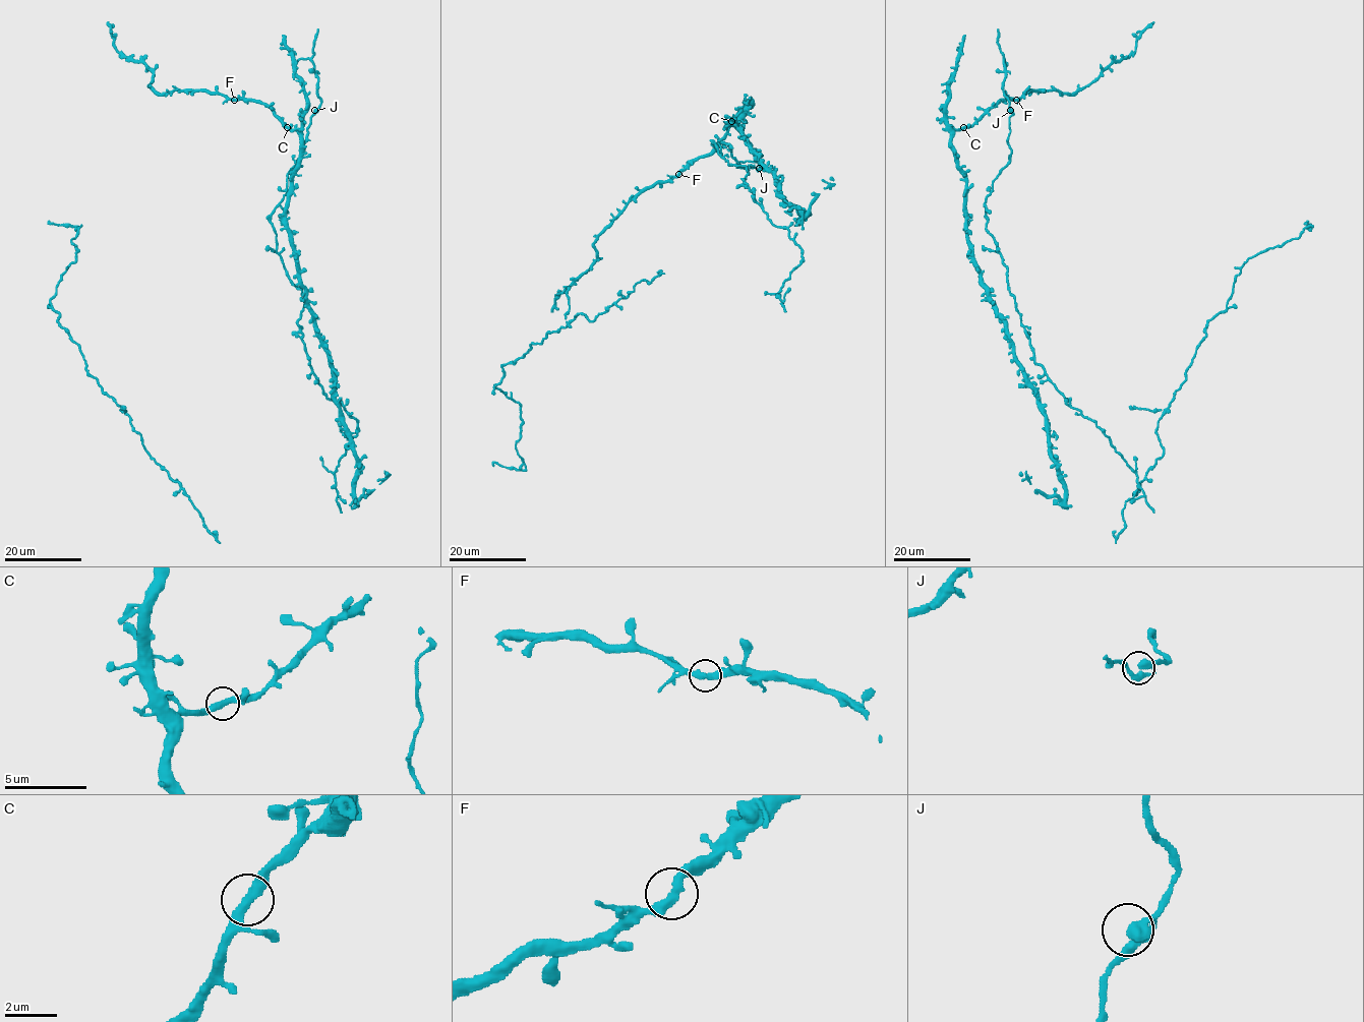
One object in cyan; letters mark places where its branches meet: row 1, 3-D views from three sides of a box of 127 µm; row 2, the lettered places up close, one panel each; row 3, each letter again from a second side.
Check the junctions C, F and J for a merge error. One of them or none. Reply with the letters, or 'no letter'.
no letter

